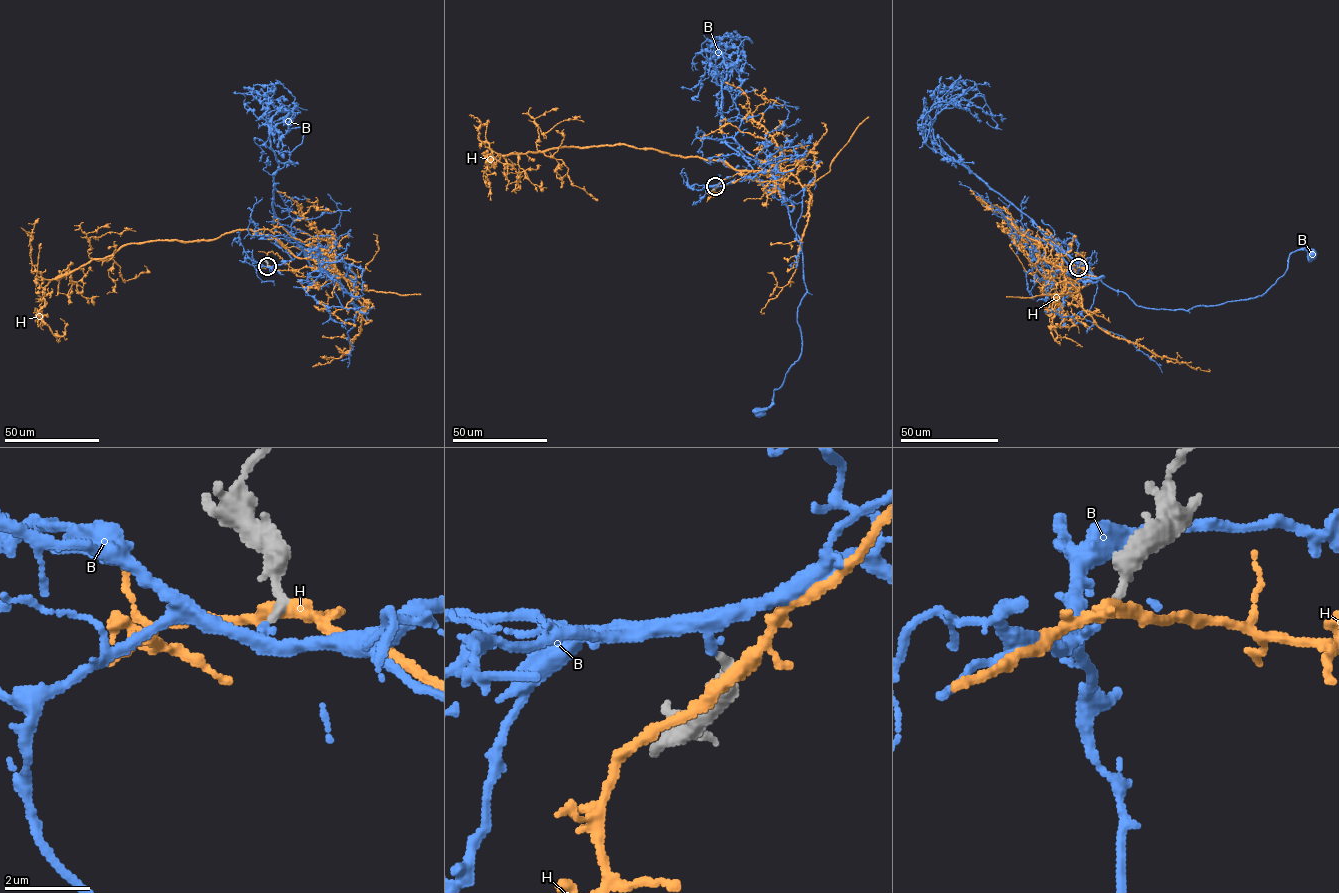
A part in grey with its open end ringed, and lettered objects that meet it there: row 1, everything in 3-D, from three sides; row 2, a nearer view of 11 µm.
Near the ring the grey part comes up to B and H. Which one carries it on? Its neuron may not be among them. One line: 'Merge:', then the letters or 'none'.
Merge: B

